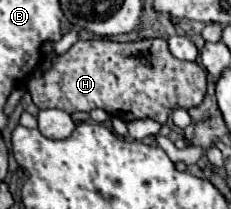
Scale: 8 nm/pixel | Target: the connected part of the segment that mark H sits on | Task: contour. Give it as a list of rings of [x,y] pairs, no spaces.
[[[92,38],[78,40],[66,54],[56,56],[50,72],[28,82],[28,92],[40,110],[58,108],[74,114],[102,108],[124,122],[152,118],[164,124],[172,108],[192,108],[202,102],[206,72],[196,62],[174,58],[166,40],[160,38],[126,44]]]

